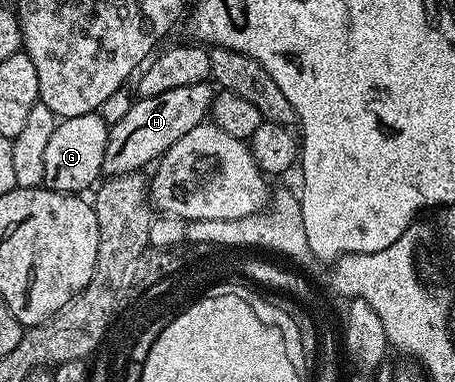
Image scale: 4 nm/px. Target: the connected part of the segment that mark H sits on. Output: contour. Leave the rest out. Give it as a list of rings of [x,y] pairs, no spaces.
[[[194,83],[190,87],[174,87],[174,91],[162,91],[162,95],[140,97],[129,104],[122,119],[111,122],[104,156],[105,178],[138,173],[147,170],[160,160],[164,153],[182,135],[194,131],[194,127],[205,124],[212,109],[214,89],[208,83]]]

